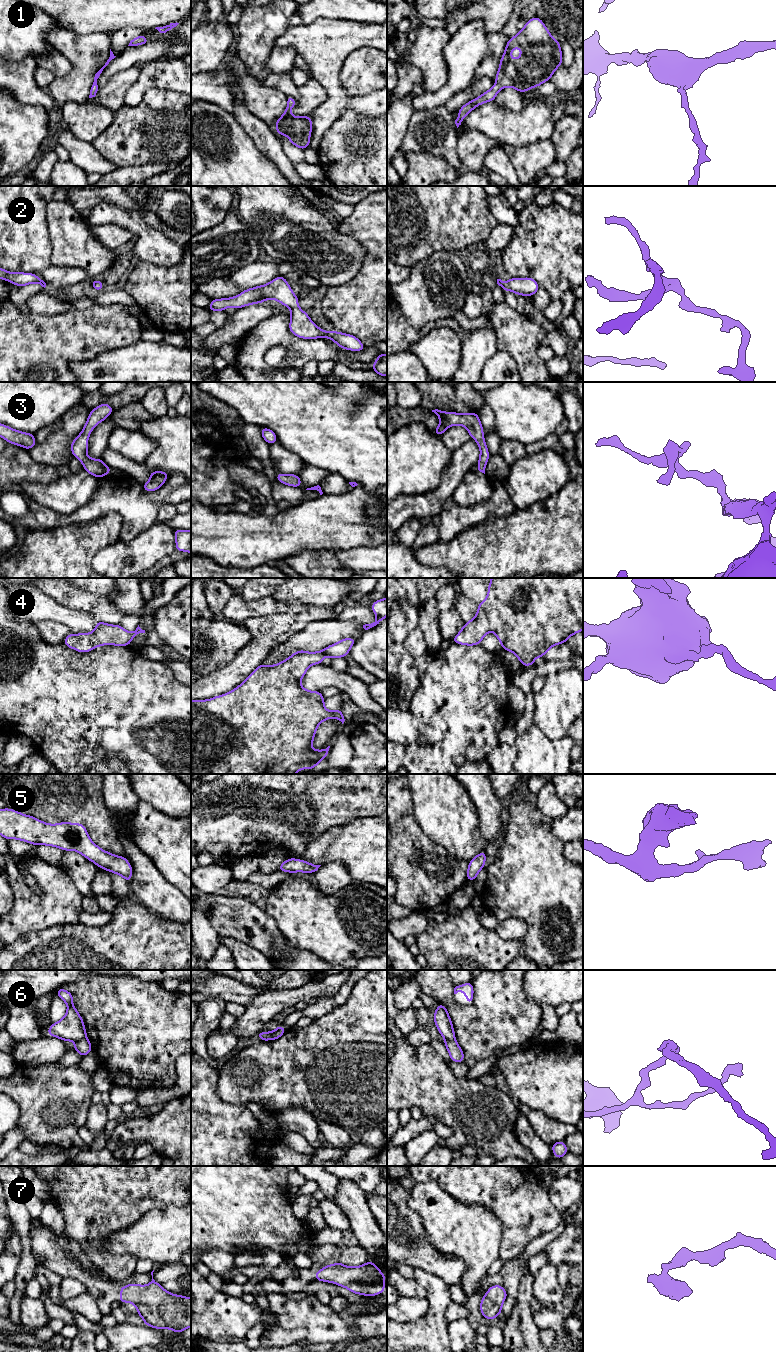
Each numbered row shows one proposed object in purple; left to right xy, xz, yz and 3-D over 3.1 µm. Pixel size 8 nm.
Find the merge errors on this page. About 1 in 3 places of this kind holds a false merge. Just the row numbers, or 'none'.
6

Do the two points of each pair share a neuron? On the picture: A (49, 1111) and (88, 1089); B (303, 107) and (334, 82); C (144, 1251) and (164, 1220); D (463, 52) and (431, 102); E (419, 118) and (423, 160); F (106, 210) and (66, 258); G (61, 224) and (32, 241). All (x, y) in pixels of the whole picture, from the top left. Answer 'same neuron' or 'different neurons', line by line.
A: same neuron
B: different neurons
C: same neuron
D: same neuron
E: different neurons
F: different neurons
G: different neurons

